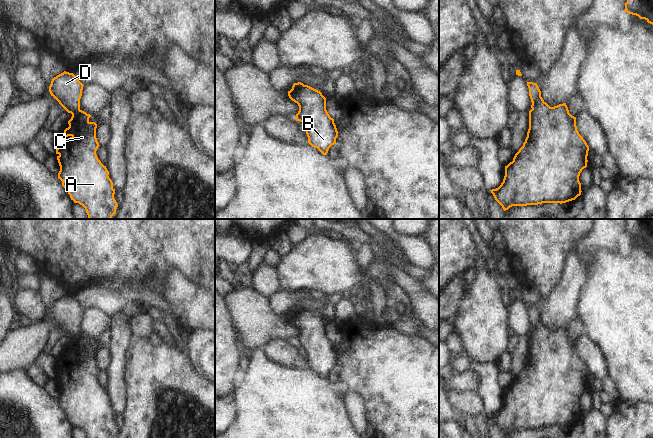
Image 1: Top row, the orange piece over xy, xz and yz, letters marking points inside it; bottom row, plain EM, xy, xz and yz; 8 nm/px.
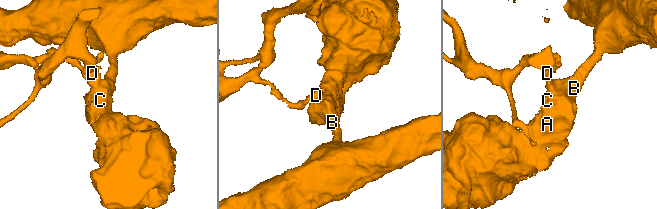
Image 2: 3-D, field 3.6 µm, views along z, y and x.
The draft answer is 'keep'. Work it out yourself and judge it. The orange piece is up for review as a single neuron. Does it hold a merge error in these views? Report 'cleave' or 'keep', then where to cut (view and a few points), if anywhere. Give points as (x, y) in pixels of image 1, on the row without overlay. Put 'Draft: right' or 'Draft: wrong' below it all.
cleave; cut in yz along (540, 319), (532, 332)
Draft: wrong

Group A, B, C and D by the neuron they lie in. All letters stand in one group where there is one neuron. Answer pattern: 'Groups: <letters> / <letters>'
Groups: A B C / D

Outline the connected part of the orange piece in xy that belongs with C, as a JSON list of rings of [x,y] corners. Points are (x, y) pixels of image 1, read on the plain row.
[[[80,334],[78,338],[72,338],[68,345],[69,351],[63,358],[67,363],[60,365],[56,373],[60,390],[58,403],[62,405],[71,424],[82,429],[87,438],[115,438],[118,431],[114,422],[115,413],[108,400],[109,395],[97,381],[96,375],[100,370],[96,362],[97,348],[90,346],[90,341],[90,338]]]

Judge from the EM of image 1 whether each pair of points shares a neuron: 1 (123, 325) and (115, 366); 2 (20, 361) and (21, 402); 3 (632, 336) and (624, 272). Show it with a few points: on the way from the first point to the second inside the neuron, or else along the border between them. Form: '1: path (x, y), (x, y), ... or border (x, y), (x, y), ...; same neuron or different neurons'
1: path (120, 335), (118, 356); same neuron
2: border (25, 368), (10, 371); different neurons
3: path (632, 320), (632, 308), (624, 300), (624, 288); same neuron

